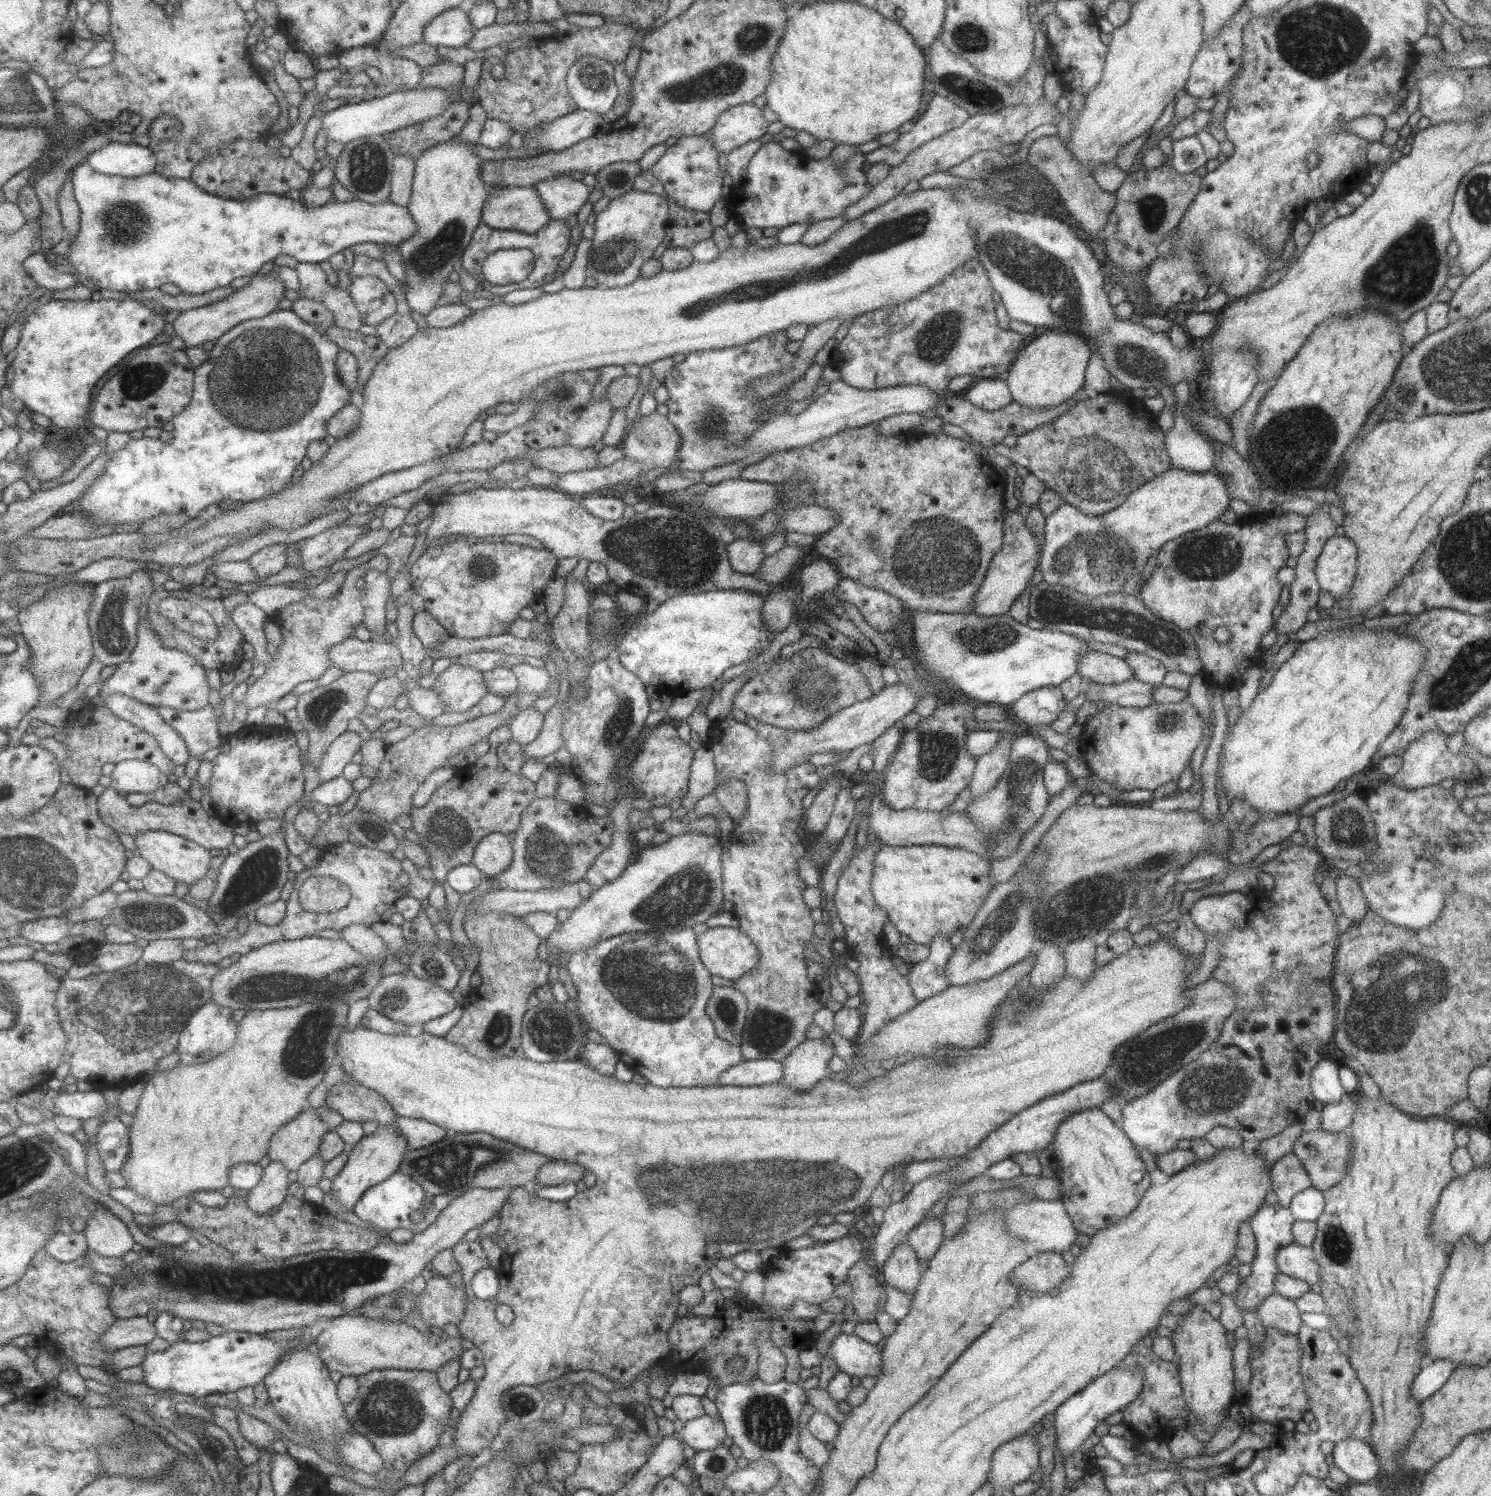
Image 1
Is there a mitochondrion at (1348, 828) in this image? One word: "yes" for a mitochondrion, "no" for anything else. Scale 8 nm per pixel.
yes

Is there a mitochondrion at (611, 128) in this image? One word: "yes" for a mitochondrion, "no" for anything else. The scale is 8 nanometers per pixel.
no

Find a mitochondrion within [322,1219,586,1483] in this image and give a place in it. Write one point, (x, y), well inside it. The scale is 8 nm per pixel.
(391, 1409)

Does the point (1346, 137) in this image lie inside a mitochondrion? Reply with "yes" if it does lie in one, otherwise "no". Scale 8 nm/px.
no

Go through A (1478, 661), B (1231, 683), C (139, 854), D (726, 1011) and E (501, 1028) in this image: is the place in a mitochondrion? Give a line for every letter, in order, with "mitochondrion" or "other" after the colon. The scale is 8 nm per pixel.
A: mitochondrion
B: other
C: other
D: mitochondrion
E: mitochondrion

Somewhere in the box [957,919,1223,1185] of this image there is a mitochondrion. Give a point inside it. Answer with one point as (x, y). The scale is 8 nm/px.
(1153, 1058)

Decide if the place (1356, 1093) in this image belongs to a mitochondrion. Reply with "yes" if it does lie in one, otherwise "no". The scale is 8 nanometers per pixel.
no

